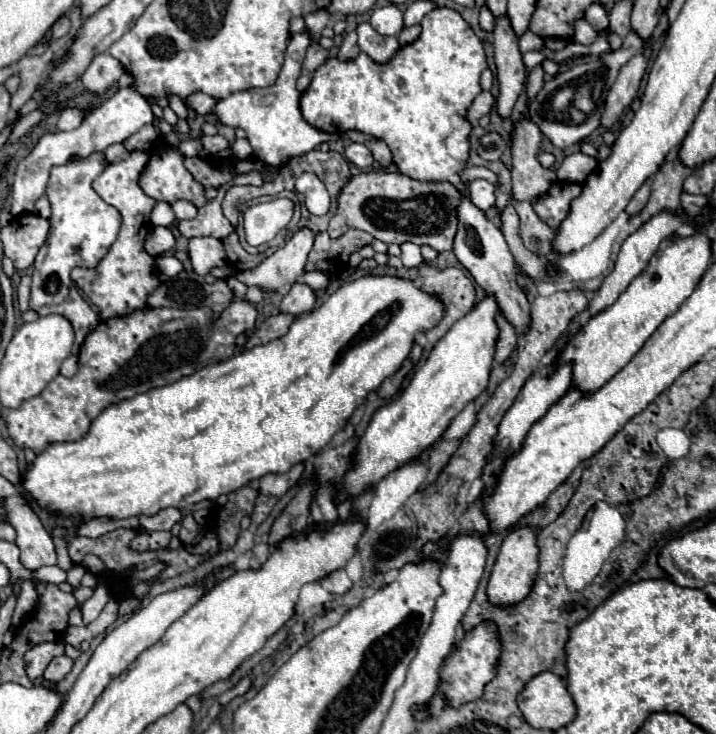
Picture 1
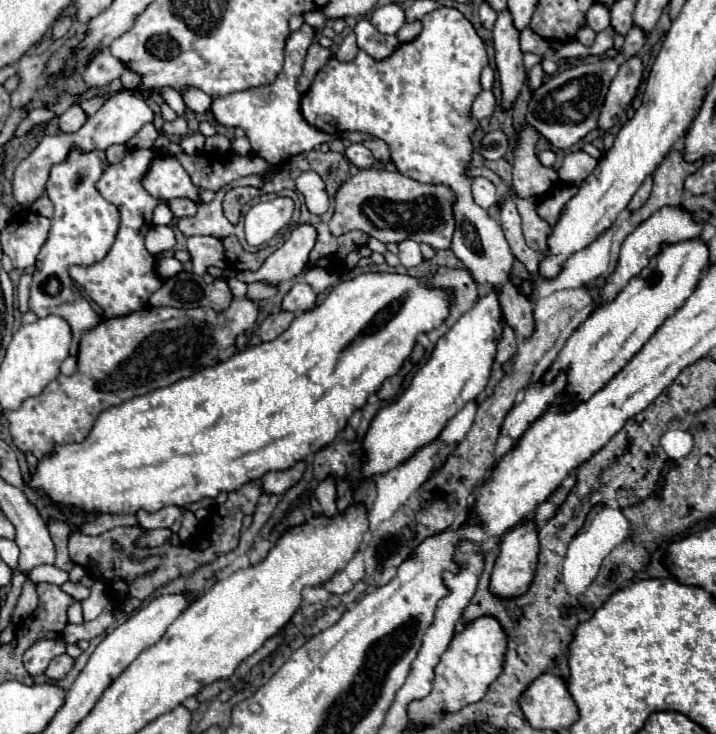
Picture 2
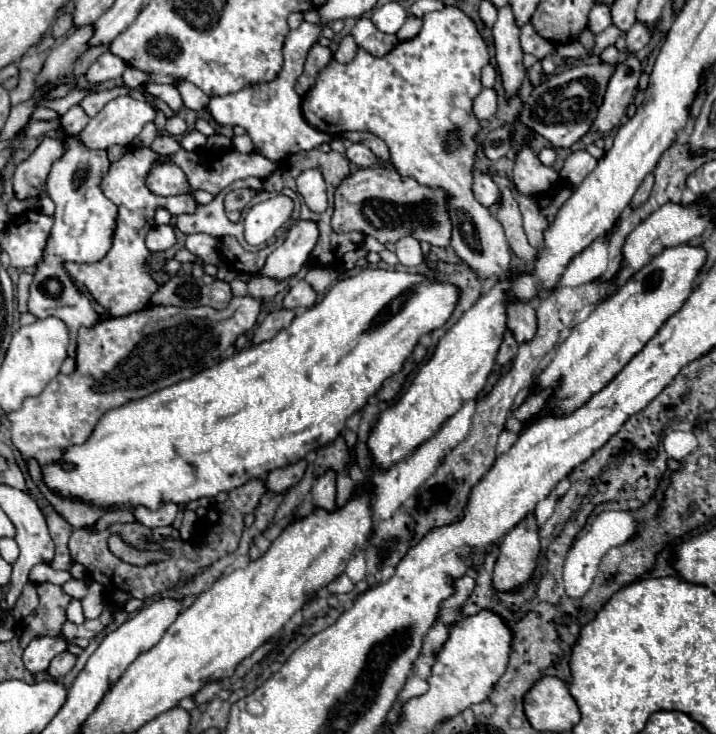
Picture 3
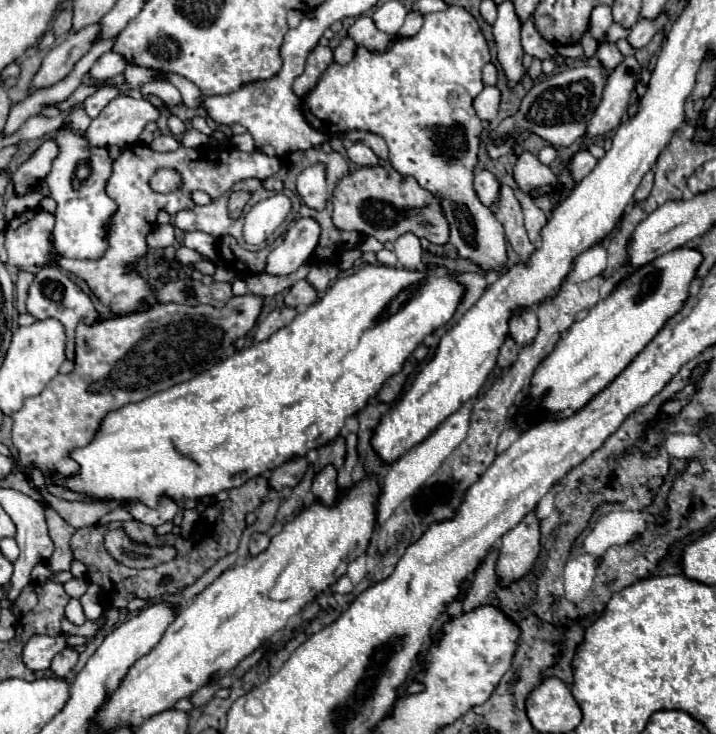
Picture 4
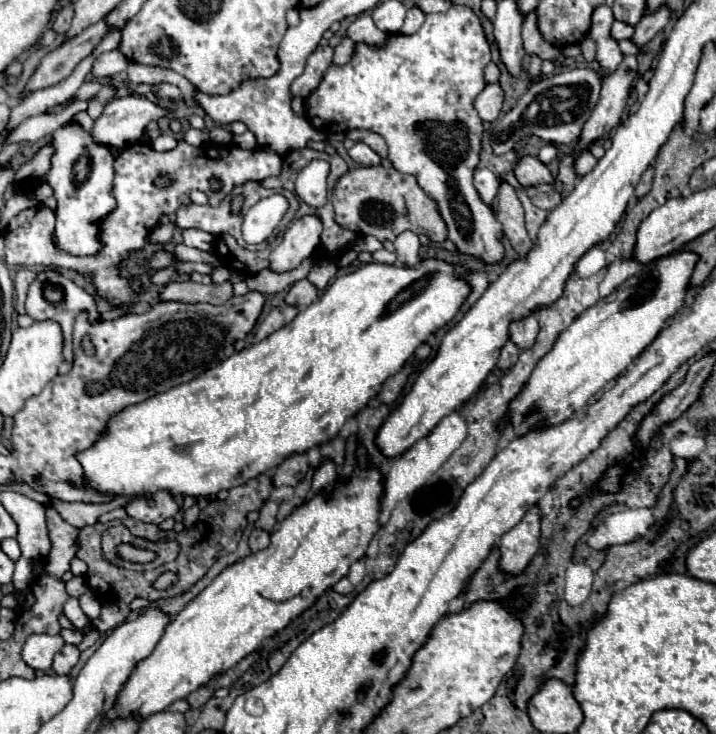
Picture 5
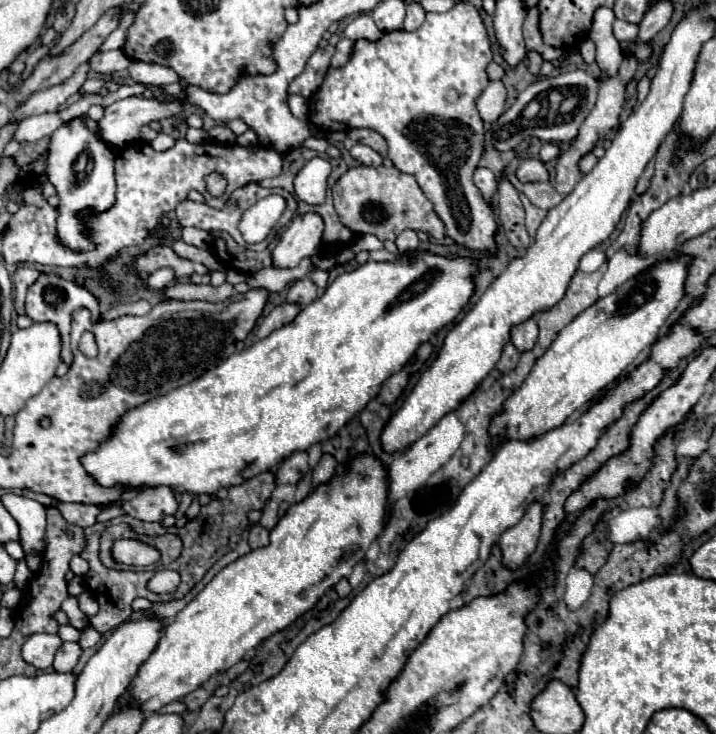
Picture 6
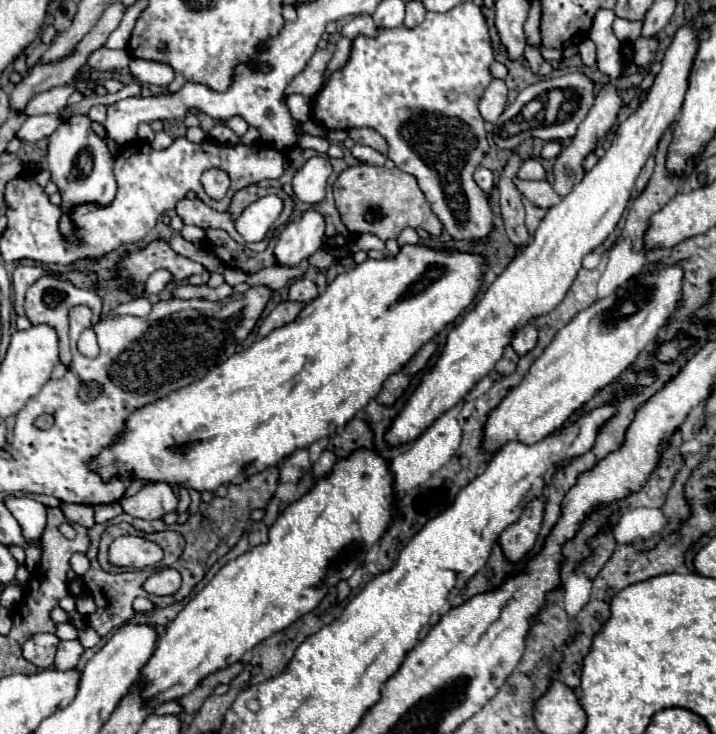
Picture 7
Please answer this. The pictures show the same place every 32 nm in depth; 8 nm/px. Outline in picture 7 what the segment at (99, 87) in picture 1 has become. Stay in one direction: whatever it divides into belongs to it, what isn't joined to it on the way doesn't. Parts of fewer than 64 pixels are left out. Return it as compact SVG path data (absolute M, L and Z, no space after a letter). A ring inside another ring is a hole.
M98 48L88 58L88 66L92 70L100 70L100 72L122 70L122 68L128 66L128 62L130 62L130 55L126 50L118 50L118 52L115 52L107 48Z

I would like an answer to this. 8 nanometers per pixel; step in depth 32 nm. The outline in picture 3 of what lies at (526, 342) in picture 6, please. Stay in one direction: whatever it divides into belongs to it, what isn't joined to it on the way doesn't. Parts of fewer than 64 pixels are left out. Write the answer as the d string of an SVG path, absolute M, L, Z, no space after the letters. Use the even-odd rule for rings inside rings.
M508 300L506 304L506 324L514 332L518 342L526 342L536 334L536 314L534 304L522 300Z

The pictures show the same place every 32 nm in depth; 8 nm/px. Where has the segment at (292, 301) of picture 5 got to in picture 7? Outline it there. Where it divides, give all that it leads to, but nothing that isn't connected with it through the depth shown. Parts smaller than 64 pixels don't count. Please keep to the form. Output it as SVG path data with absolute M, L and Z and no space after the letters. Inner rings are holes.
M298 278L292 282L290 286L290 294L288 294L288 300L296 300L296 302L302 302L302 304L308 304L312 302L314 298L318 296L318 288L312 280L308 278Z

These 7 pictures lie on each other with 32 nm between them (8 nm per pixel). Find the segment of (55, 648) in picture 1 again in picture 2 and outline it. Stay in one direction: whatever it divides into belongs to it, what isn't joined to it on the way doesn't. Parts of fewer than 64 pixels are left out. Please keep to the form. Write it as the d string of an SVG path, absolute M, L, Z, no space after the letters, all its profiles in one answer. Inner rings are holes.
M62 638L40 640L24 652L24 666L26 666L28 674L34 678L38 674L44 674L44 670L48 668L48 664L54 656L60 656L64 652L66 652L66 642Z

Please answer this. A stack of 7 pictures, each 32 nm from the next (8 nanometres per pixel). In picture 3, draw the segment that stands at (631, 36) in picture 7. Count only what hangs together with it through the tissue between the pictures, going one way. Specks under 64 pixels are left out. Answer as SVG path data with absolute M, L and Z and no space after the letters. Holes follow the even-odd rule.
M608 26L604 32L600 32L600 34L596 36L596 44L594 44L592 54L599 55L604 48L612 46L612 44L616 42L616 38L618 38L618 36L624 36L624 32L620 32L616 26Z

